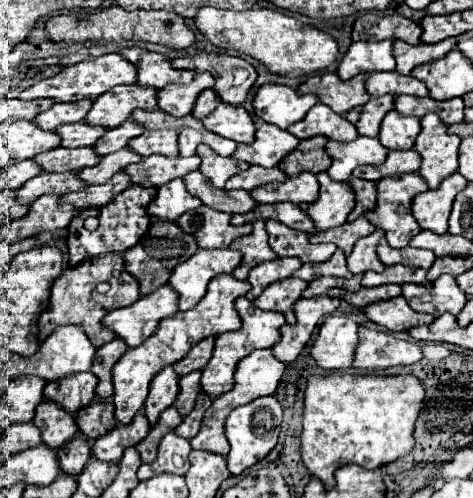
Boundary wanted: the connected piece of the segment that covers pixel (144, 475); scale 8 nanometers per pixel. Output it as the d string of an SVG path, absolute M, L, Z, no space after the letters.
M169 431L159 443L157 459L153 463L141 463L137 477L143 481L143 479L149 479L151 475L157 475L157 473L185 475L189 469L189 459L187 459L189 451L191 451L189 441L175 435L173 431Z

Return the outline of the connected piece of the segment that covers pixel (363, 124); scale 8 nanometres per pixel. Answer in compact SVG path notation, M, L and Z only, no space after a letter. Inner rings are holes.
M393 95L371 97L369 103L351 109L345 117L357 127L359 135L377 137L379 129L381 129L381 121L393 109L393 105L395 105L395 97Z

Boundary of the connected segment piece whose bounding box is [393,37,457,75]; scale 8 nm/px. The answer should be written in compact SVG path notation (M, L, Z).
M447 37L439 43L419 43L419 45L409 45L403 41L395 41L393 43L393 55L397 59L397 73L407 75L409 71L413 71L417 65L421 63L429 63L435 59L441 59L443 55L447 55L449 51L453 51L457 47L457 39L455 37Z

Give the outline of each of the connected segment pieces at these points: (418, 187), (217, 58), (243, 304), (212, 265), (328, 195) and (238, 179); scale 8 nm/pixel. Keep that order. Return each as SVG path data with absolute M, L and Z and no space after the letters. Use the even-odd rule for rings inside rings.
M407 173L407 175L395 175L395 177L385 177L385 179L379 179L377 181L377 207L369 213L365 213L365 217L381 227L385 231L385 237L389 241L391 247L405 247L409 245L409 241L421 231L419 223L415 221L413 213L411 213L411 201L417 193L423 193L427 191L427 183L425 179L419 175L419 173Z
M197 53L197 55L187 55L187 57L177 57L171 63L175 69L191 69L191 71L209 71L215 77L215 91L217 95L225 101L225 103L233 103L233 105L241 105L249 93L249 89L253 87L253 83L257 81L257 71L253 65L249 65L245 59L241 57L233 57L233 55L225 55L225 53ZM235 69L247 69L249 77L235 87L233 85L233 73Z
M239 297L235 301L235 309L241 315L241 329L237 331L229 331L229 333L221 333L217 335L217 343L215 343L215 351L213 357L209 359L209 363L203 367L203 377L201 377L201 389L211 397L219 397L227 391L233 389L233 373L237 363L247 357L251 351L255 349L263 349L263 347L273 347L279 339L281 339L281 325L285 323L283 315L279 315L279 311L263 311L259 307L255 307L255 303L251 303L245 297Z
M197 249L193 257L173 269L169 285L179 293L179 309L195 307L205 295L207 283L219 273L233 273L243 255L235 249Z
M319 173L321 195L309 205L299 205L315 221L317 231L339 227L347 221L347 215L355 207L355 191L347 181L335 181L327 173Z
M251 165L247 171L243 173L237 173L233 175L227 183L225 183L225 189L245 189L245 191L253 191L255 187L259 185L267 185L267 183L283 183L287 179L287 175L279 169L279 167L273 167L273 169L265 169L265 167L259 167L259 165Z

